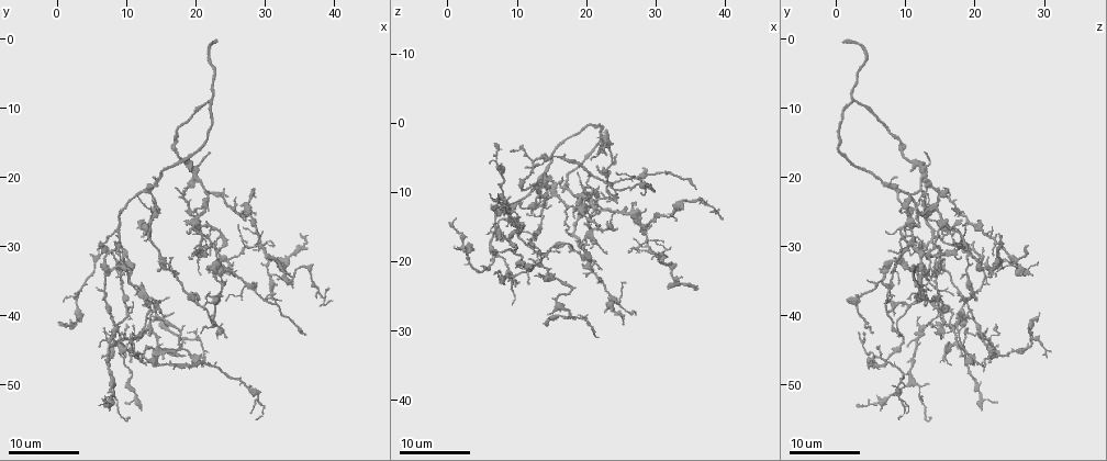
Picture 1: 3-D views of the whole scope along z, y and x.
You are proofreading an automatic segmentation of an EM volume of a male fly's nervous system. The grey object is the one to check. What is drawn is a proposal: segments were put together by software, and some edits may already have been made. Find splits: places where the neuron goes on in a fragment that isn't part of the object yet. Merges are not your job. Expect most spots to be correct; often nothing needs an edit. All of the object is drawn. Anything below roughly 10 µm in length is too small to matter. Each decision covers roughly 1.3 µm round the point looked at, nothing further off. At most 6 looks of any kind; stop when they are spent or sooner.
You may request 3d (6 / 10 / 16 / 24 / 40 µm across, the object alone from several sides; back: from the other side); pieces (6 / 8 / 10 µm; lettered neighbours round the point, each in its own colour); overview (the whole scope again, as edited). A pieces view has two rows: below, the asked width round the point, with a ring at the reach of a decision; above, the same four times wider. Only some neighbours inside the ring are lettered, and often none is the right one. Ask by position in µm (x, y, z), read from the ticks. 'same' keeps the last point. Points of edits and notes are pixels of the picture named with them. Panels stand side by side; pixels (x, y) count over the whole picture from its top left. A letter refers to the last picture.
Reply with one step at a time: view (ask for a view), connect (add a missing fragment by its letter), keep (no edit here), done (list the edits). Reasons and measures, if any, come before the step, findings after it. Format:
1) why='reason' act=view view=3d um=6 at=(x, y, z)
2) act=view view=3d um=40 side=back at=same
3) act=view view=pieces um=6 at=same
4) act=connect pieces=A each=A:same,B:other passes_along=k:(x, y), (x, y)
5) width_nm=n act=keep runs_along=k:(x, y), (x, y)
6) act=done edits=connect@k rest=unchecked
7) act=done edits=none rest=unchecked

why='branch stops here' act=view view=3d um=24 at=(15.5, 39.5, 8.0)

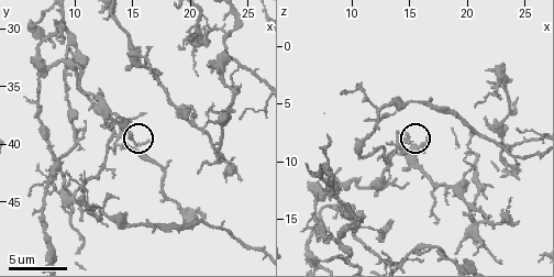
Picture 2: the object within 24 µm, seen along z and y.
act=view view=pieces um=10 at=(15.2, 39.8, 8.2)

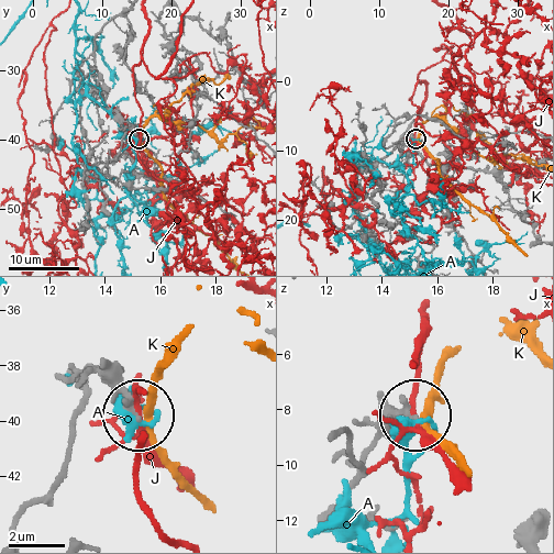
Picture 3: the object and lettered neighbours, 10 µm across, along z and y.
width_nm=130 act=keep each=A:other,J:other,K:other found='no lettered fragment goes on from it'

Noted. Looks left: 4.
act=view view=3d um=24 at=(14.0, 39.5, 29.0)

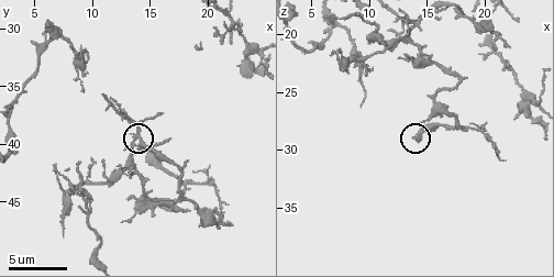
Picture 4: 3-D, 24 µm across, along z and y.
why='see the neighbours' act=view view=pieces um=10 at=same

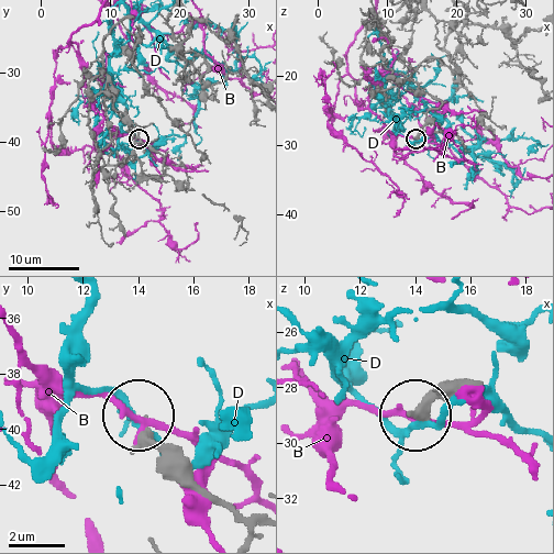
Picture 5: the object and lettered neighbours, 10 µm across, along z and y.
width_nm=240 act=keep each=B:other,D:other runs_along=5:(247, 533), (158, 441), (144, 416) found='none of them fits'

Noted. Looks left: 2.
why='free end' act=view view=3d um=24 at=(23.0, 0.0, 1.0)

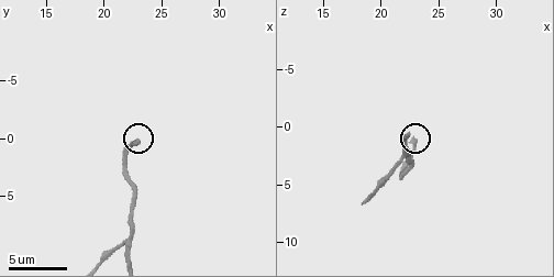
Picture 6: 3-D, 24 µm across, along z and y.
act=view view=pieces um=6 at=(23.0, 0.2, 1.0)

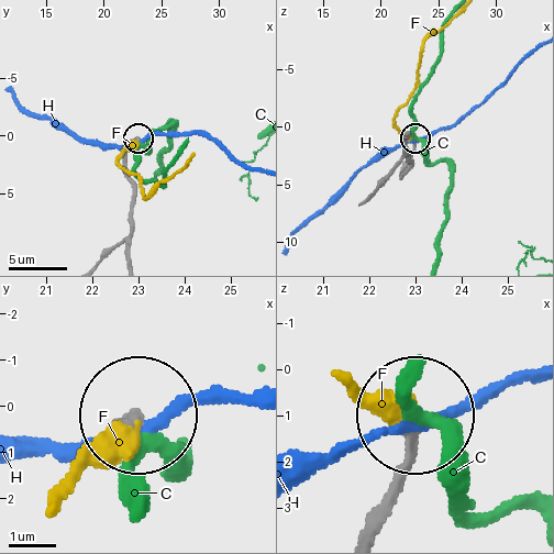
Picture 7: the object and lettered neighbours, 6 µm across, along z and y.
act=connect pieces=F each=C:other,F:same,H:other passes_along=7:(403, 168), (414, 137), (395, 119), (424, 42), (453, 19) found='it goes on there'

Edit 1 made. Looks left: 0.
act=done edits=connect@7 rest=unchecked

